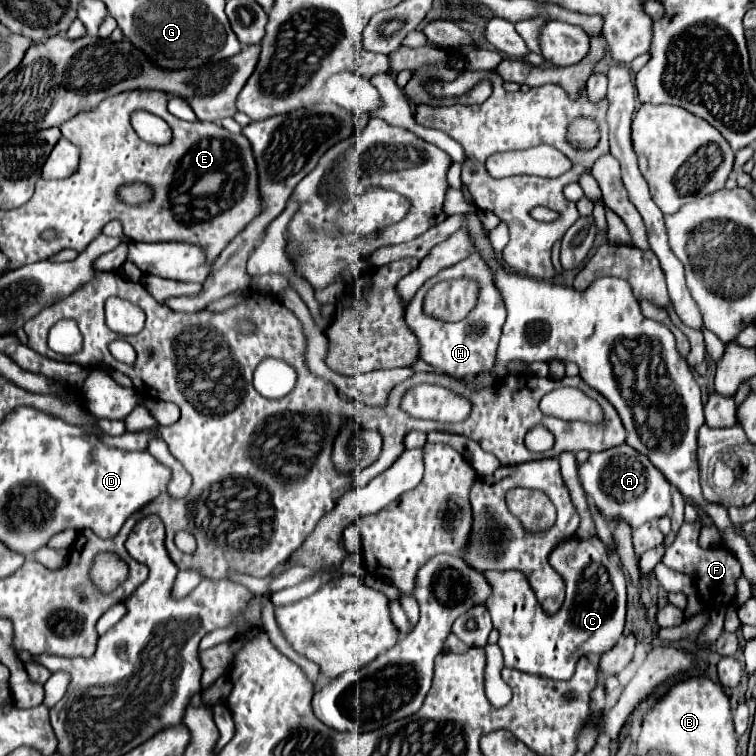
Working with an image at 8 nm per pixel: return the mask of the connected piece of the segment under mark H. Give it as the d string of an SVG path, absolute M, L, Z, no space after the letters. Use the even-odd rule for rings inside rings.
M473 253L471 257L463 259L461 263L439 271L433 279L429 279L419 291L417 295L411 299L411 303L405 309L405 323L411 327L411 331L415 333L417 341L419 341L419 357L449 373L449 375L457 375L457 377L465 377L465 375L477 375L477 373L487 373L491 371L493 363L495 363L495 351L497 351L497 343L501 337L501 327L505 323L507 317L507 309L503 305L503 295L499 293L499 287L495 285L495 275L489 269L489 265L483 261L483 257L479 257L479 253ZM481 271L485 271L485 279L481 279ZM459 277L469 277L469 279L477 279L481 283L481 297L479 303L475 305L475 309L457 323L449 323L449 321L439 321L433 317L427 317L423 313L423 297L425 293L443 279L459 279Z

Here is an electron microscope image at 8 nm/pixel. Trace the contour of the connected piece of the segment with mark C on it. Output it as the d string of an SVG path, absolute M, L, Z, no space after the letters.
M591 537L585 541L567 539L565 543L561 543L559 547L553 549L549 563L567 581L567 599L557 615L547 615L541 609L541 605L527 581L527 575L519 573L519 571L487 571L485 577L493 587L493 595L487 599L485 605L491 613L493 627L499 629L499 633L501 633L499 647L505 657L505 667L519 669L519 671L525 671L531 675L549 677L549 679L571 679L571 675L575 671L575 663L581 655L591 655L591 653L601 655L607 649L611 649L617 643L617 639L623 635L625 607L627 607L625 575L623 575L623 569L619 567L619 563L613 561L605 553L605 547L601 545L601 541L597 537Z

